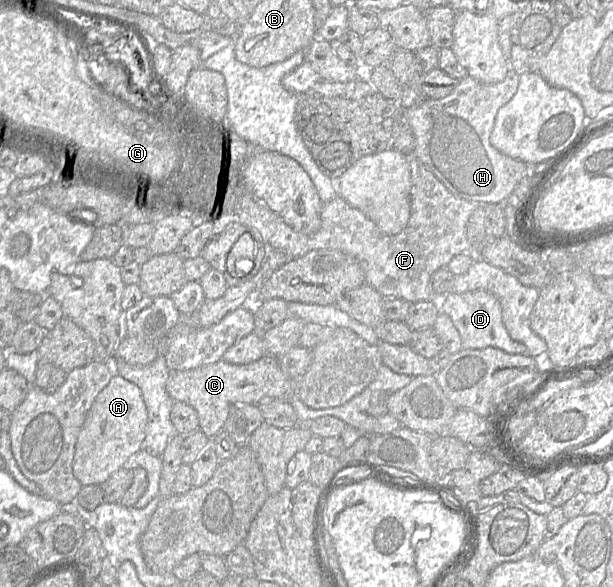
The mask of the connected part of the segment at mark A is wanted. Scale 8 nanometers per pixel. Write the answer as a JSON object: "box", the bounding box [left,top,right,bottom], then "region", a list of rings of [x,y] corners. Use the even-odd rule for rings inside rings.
{"box":[73,373,147,486],"region":[[[114,373],[108,385],[93,402],[78,435],[73,459],[73,473],[82,486],[103,485],[120,468],[130,465],[134,455],[144,448],[147,408],[140,387]]]}

